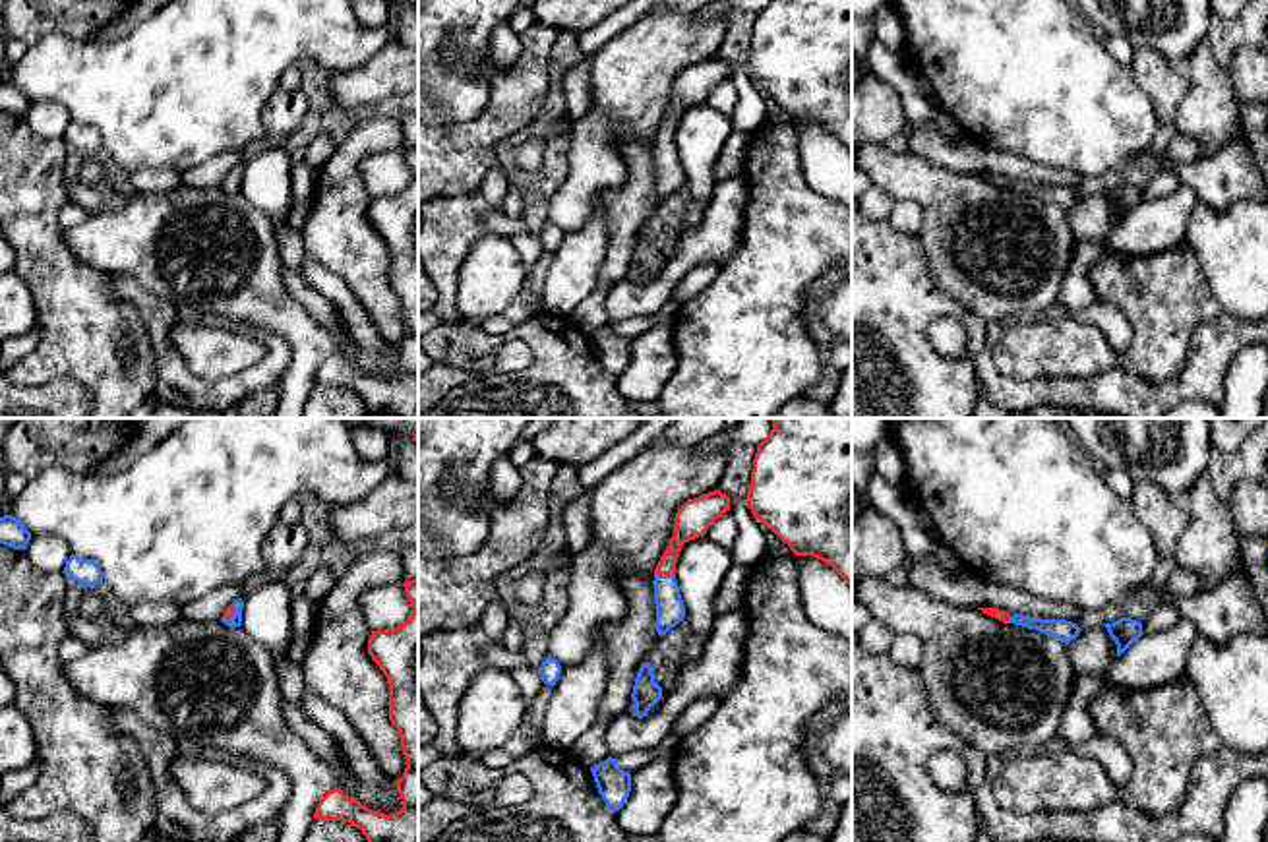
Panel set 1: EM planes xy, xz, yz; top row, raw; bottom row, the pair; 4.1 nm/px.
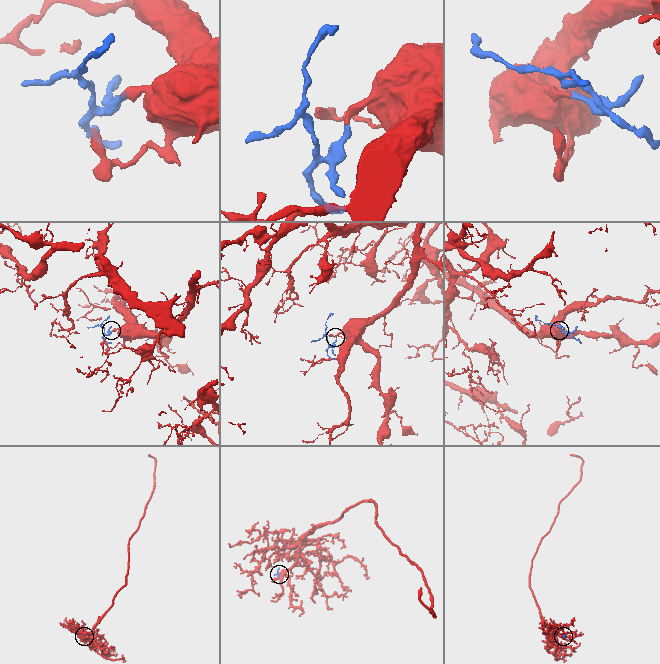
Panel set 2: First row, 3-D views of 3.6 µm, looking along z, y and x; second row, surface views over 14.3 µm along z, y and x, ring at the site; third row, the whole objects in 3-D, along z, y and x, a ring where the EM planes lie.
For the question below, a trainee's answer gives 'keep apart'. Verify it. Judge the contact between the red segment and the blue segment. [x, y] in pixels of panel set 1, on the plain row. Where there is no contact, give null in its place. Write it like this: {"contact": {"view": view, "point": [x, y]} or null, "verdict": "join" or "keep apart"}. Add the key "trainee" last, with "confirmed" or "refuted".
{"contact": {"view": "xz", "point": [664, 140]}, "verdict": "join", "trainee": "refuted"}

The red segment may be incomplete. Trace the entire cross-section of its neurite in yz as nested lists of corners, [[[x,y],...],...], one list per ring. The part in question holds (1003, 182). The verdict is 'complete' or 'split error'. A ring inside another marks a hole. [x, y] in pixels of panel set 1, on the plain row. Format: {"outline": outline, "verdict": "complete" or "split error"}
{"outline": [[[978,174],[978,176],[981,176],[983,180],[1003,190],[1014,190],[1014,192],[1022,192],[1028,195],[1036,195],[1040,199],[1059,205],[1065,211],[1076,205],[1078,199],[1082,197],[1076,190],[1065,188],[1065,186],[1042,186],[1042,184],[1030,184],[1022,180],[1011,182],[1009,178],[999,176],[999,174]]], "verdict": "split error"}

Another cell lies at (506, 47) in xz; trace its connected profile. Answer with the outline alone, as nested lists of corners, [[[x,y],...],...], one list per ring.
[[[501,21],[494,29],[492,48],[488,60],[494,62],[499,70],[513,66],[523,52],[521,35],[511,27],[509,21]]]

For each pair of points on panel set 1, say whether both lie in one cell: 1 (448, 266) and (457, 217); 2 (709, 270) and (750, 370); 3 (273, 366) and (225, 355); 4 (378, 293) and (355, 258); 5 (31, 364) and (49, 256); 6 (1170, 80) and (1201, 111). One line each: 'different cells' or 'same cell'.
1: same cell
2: different cells
3: different cells
4: same cell
5: same cell
6: different cells

